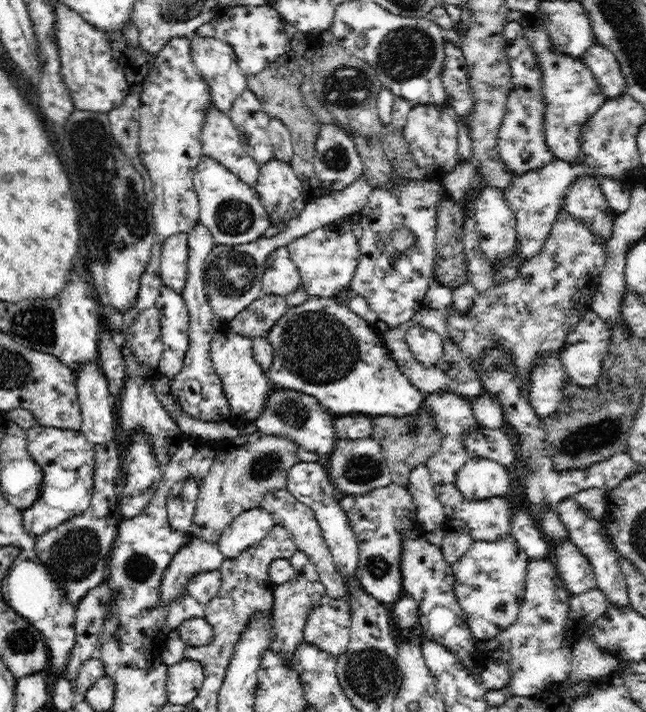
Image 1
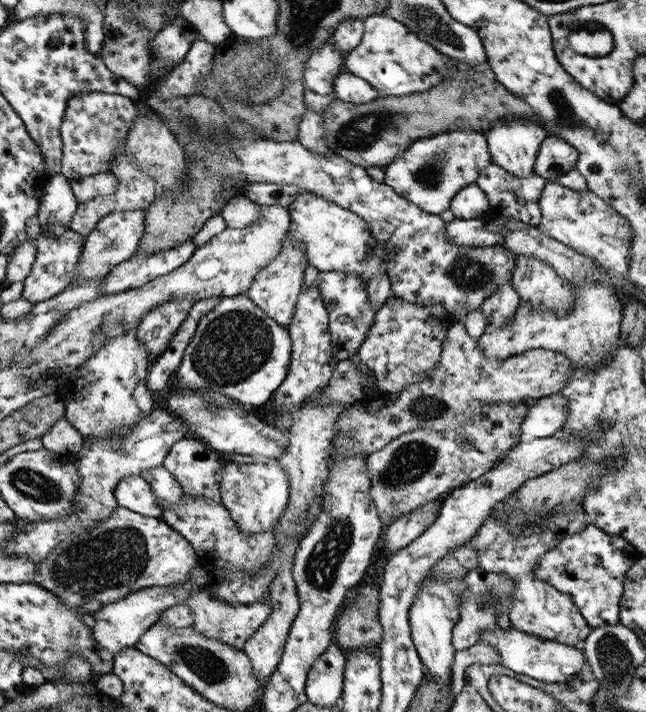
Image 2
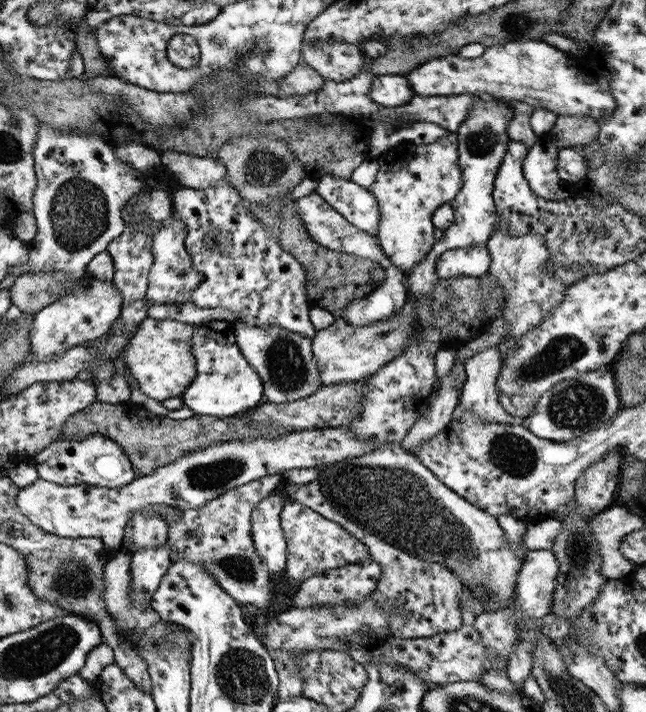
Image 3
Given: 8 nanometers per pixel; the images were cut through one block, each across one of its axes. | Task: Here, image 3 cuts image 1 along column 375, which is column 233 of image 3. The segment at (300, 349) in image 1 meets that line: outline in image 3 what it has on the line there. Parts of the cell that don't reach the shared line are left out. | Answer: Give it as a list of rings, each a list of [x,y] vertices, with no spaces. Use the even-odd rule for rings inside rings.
[[[228,321],[200,323],[192,337],[192,354],[196,358],[196,376],[181,394],[184,406],[195,415],[232,417],[247,414],[264,402],[264,383],[236,343],[235,327]]]

